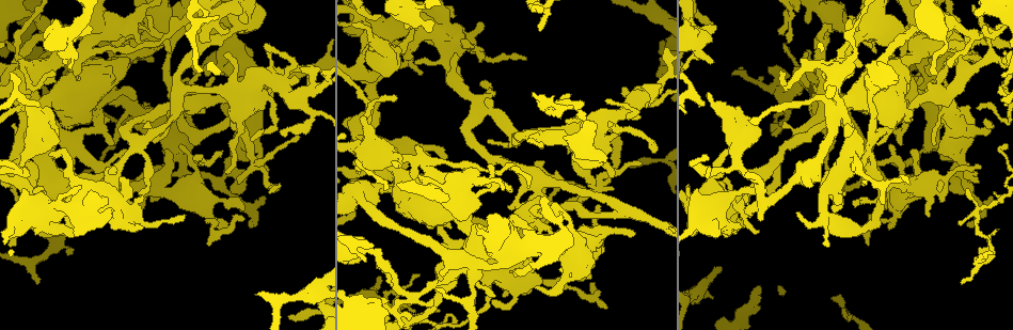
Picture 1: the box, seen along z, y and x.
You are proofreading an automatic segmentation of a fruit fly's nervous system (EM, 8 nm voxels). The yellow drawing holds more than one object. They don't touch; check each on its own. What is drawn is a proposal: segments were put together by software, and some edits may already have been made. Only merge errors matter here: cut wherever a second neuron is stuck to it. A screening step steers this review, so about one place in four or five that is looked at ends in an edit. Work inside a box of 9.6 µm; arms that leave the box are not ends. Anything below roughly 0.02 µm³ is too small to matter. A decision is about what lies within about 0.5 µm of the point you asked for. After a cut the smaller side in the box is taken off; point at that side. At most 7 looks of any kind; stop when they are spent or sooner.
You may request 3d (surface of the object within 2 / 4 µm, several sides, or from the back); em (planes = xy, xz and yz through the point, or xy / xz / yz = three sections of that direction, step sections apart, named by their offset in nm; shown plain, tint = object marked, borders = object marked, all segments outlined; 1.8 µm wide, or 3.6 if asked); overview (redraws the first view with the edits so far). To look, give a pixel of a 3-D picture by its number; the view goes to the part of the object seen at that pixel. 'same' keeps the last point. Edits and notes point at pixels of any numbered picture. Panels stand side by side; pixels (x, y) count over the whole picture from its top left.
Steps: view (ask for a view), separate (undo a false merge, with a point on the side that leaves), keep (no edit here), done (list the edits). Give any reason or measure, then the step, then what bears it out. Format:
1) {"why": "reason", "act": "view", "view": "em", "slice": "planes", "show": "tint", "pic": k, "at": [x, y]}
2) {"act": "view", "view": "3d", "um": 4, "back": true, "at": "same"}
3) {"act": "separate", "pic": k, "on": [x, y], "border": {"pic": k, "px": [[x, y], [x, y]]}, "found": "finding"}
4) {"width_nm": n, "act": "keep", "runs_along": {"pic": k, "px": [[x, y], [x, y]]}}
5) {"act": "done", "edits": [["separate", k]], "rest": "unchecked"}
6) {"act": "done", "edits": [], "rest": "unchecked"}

{"why": "thick turns thin", "act": "view", "view": "3d", "um": 4, "pic": 1, "at": [888, 96]}

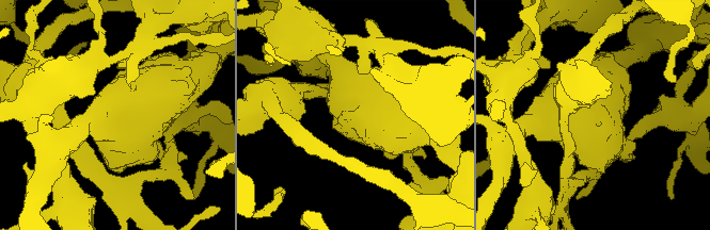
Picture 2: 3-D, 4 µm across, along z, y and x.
{"act": "view", "view": "em", "slice": "planes", "show": "tint", "pic": 2, "at": [131, 122]}

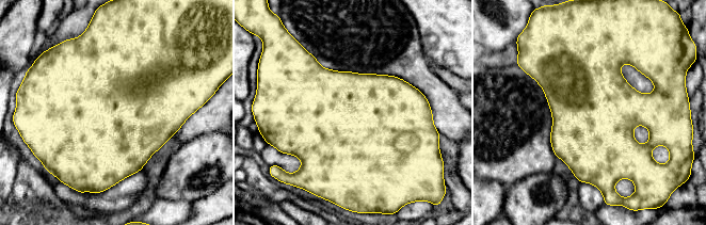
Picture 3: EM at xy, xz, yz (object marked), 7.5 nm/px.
{"act": "keep", "found": "one neuron here"}

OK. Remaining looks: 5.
{"why": "abrupt turn", "act": "view", "view": "3d", "um": 4, "pic": 1, "at": [395, 295]}

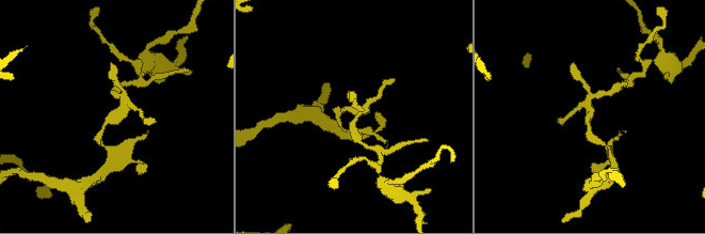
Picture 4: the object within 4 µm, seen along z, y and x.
{"why": "shape alone is not enough", "act": "view", "view": "em", "slice": "planes", "show": "plain", "pic": 4, "at": [358, 112]}

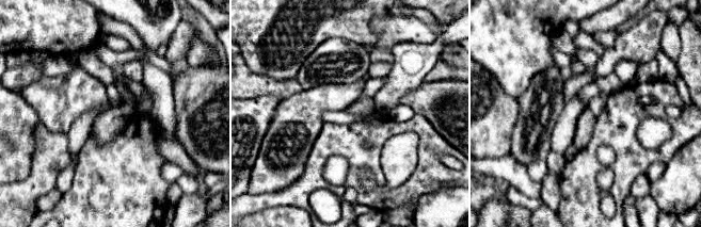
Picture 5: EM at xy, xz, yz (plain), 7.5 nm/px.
{"why": "where the object lies", "act": "view", "view": "em", "slice": "planes", "show": "tint", "at": "same"}

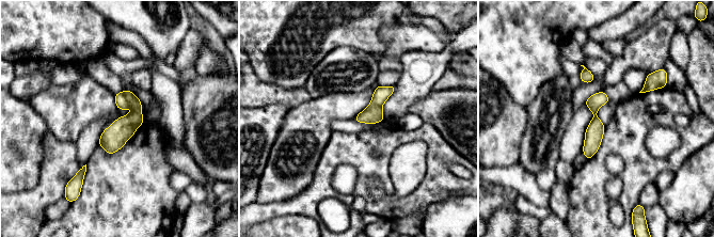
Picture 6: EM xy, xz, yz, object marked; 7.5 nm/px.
{"width_nm": 140, "act": "separate", "pic": 6, "on": [122, 103], "border": {"pic": 6, "px": [[123, 92], [130, 104]]}, "found": "two neurons meet here"}

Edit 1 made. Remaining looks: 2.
{"why": "sharp bend", "act": "view", "view": "em", "slice": "yz", "step": 16, "show": "tint", "pic": 1, "at": [408, 293]}

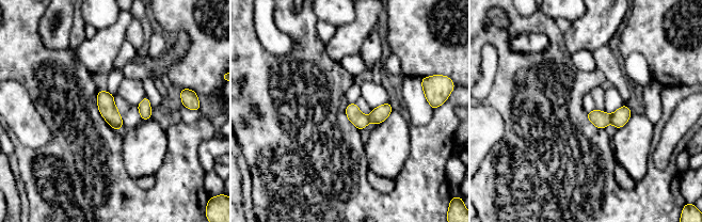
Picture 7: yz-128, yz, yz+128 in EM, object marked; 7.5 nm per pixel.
{"act": "keep", "runs_along": {"pic": 7, "px": [[388, 107], [370, 119], [348, 112]]}, "found": "continuous, no second neuron"}

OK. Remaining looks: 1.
{"act": "done", "edits": [["separate", 6]], "rest": "unchecked"}

